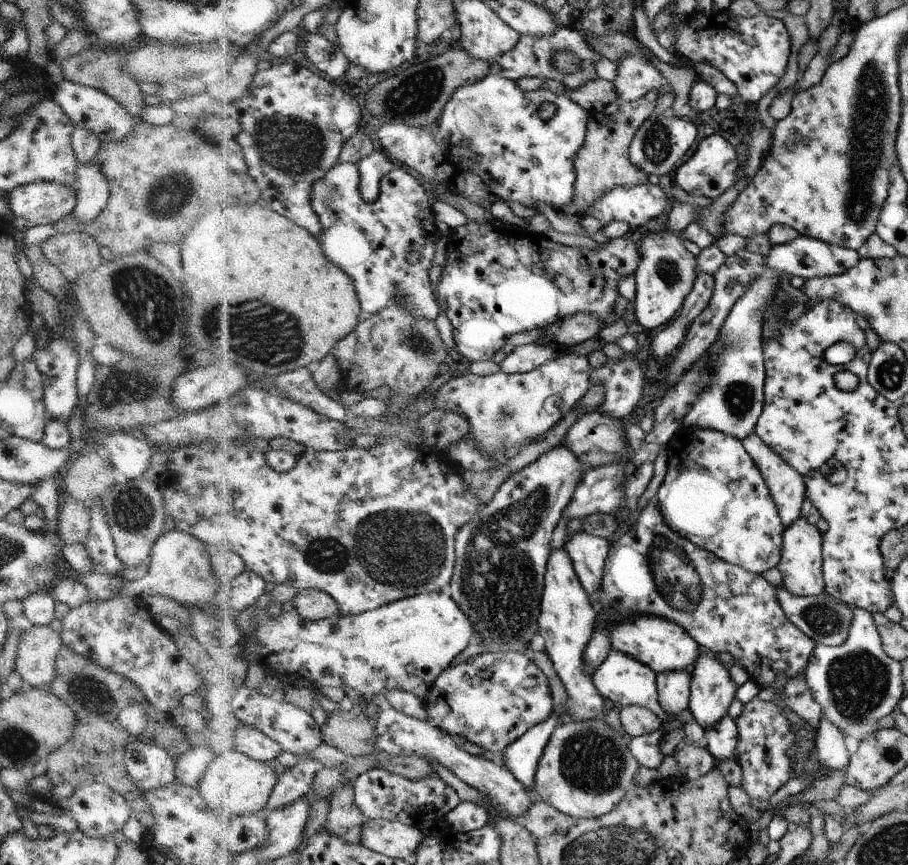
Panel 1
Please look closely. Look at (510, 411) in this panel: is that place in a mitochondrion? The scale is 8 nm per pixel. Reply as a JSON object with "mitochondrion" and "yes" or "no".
{"mitochondrion":"yes"}

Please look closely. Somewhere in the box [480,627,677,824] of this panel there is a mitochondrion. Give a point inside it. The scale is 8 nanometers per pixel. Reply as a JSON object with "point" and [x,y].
{"point":[592,761]}

